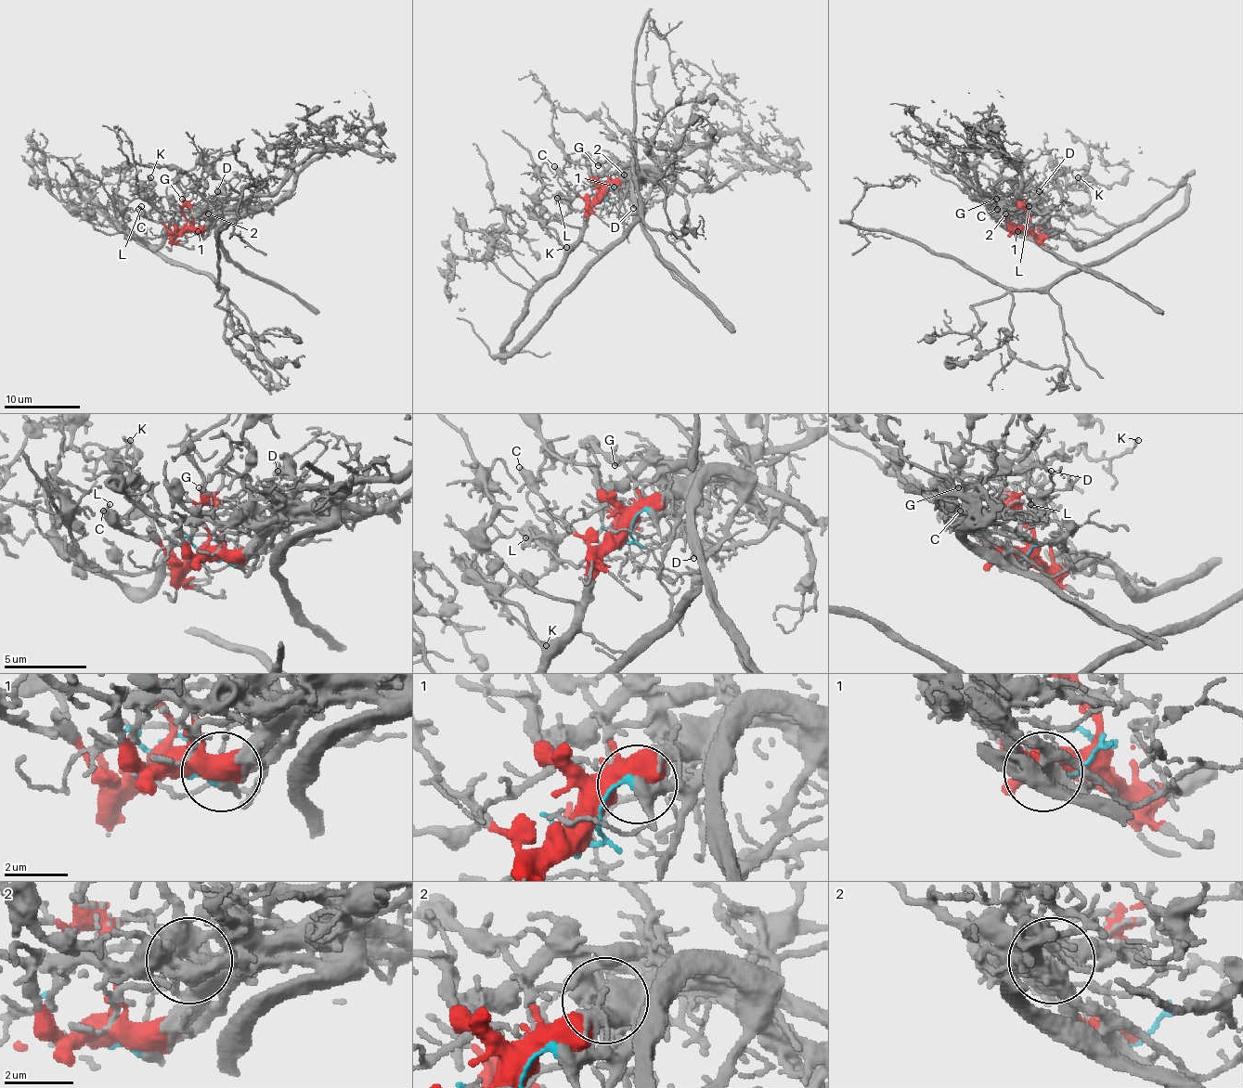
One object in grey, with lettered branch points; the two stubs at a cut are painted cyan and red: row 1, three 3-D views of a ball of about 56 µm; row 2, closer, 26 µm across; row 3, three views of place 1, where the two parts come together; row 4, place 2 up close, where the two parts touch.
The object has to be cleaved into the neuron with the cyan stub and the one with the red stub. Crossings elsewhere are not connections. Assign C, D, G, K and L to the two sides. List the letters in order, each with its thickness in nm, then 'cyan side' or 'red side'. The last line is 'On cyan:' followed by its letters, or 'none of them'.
C: 320 nm thick; red side
D: 200 nm thick; cyan side
G: 120 nm thick; red side
K: 120 nm thick; red side
L: 120 nm thick; red side
On cyan: D

